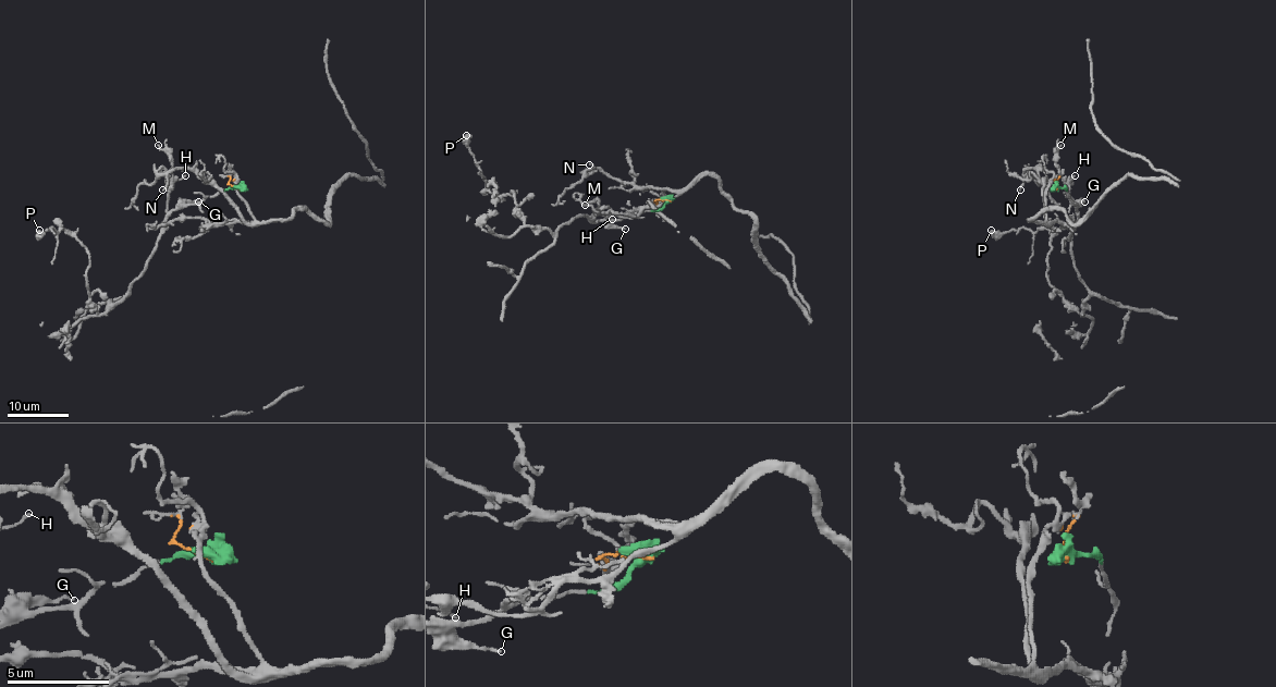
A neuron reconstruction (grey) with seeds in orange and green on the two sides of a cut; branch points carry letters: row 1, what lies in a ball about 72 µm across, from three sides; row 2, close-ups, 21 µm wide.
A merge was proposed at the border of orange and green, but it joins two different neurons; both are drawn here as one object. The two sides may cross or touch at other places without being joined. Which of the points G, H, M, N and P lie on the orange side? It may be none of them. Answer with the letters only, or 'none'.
N

